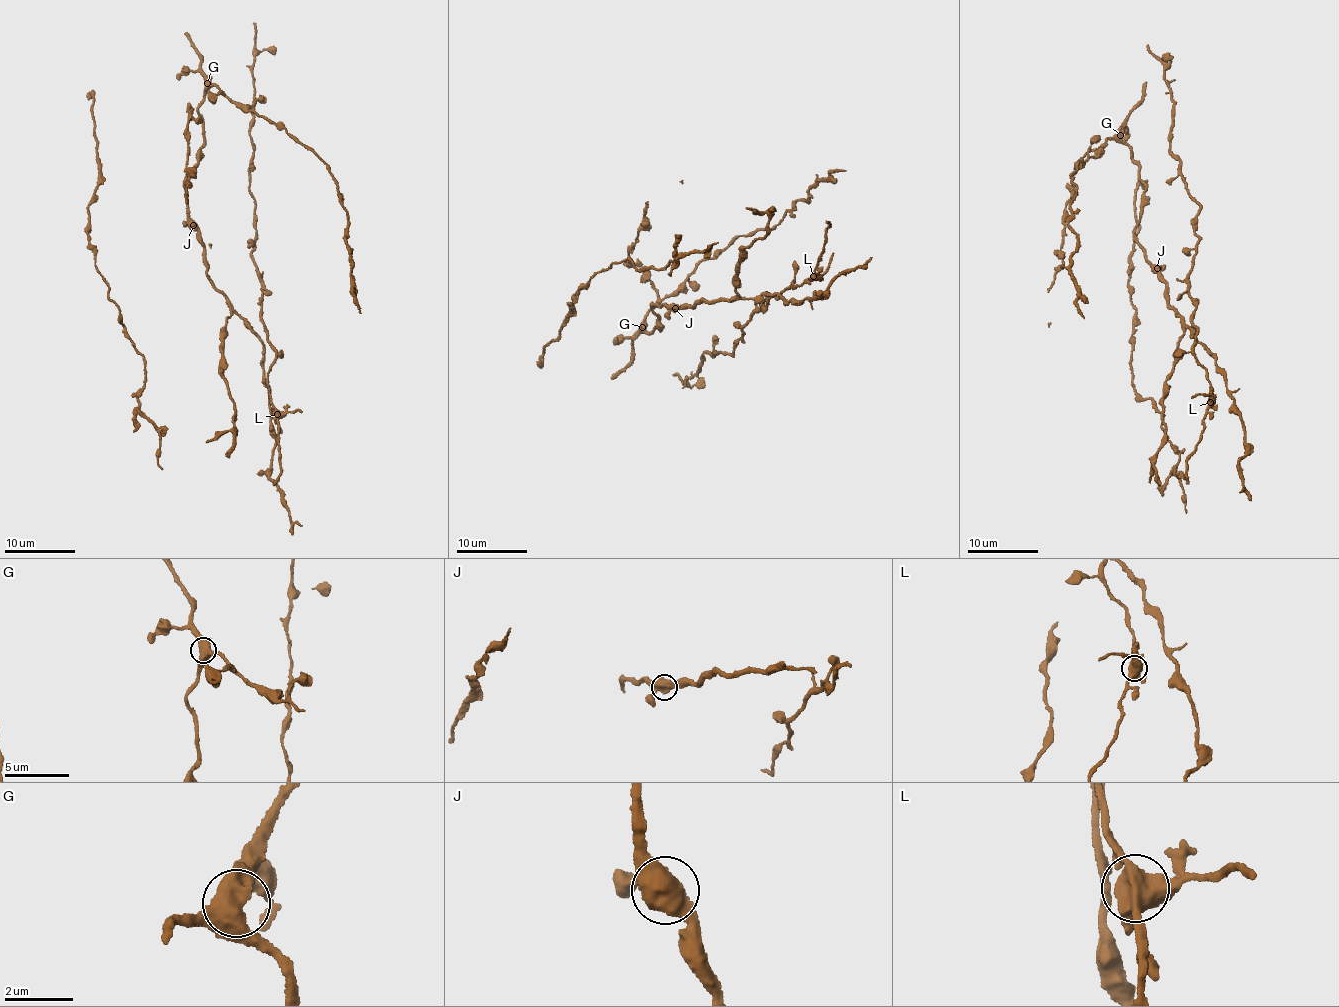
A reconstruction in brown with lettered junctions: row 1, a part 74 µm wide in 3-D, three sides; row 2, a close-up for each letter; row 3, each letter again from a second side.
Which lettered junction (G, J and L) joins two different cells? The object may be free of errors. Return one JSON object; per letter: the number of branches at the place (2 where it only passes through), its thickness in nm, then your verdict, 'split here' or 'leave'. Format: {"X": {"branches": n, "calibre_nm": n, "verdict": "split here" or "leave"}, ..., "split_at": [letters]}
{"G": {"branches": 3, "calibre_nm": 600, "verdict": "leave"}, "J": {"branches": 4, "calibre_nm": 480, "verdict": "leave"}, "L": {"branches": 4, "calibre_nm": 600, "verdict": "split here"}, "split_at": ["L"]}

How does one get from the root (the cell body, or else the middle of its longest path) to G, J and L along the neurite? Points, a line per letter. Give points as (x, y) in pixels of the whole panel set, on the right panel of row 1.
G: (1176, 349), (1183, 321), (1167, 306), (1159, 268), (1146, 261), (1138, 242), (1144, 188), (1139, 164), (1120, 135)
J: (1176, 349), (1182, 335), (1183, 321), (1176, 310), (1167, 306), (1165, 281), (1157, 268)
L: (1176, 349), (1178, 338), (1189, 327), (1197, 340), (1193, 355), (1206, 371), (1206, 379), (1210, 382), (1210, 402)

